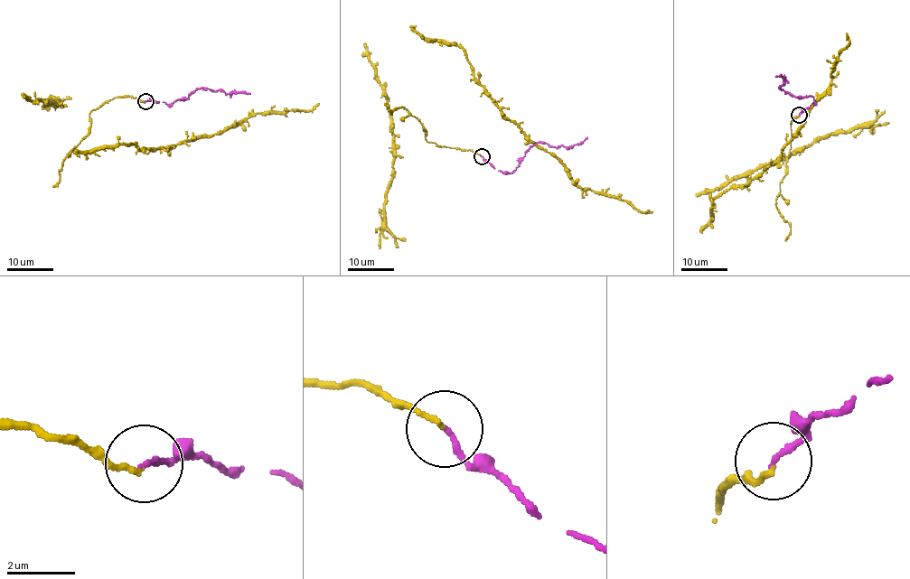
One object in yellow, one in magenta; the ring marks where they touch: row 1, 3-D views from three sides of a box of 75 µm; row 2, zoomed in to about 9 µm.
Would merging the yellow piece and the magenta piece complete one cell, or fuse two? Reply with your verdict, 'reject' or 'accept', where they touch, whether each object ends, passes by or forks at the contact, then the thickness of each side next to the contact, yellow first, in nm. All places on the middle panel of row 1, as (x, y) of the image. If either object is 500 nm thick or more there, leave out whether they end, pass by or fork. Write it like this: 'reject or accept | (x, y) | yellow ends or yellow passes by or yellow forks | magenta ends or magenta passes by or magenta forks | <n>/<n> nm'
accept | (482, 156) | yellow ends | magenta ends | 130/160 nm

